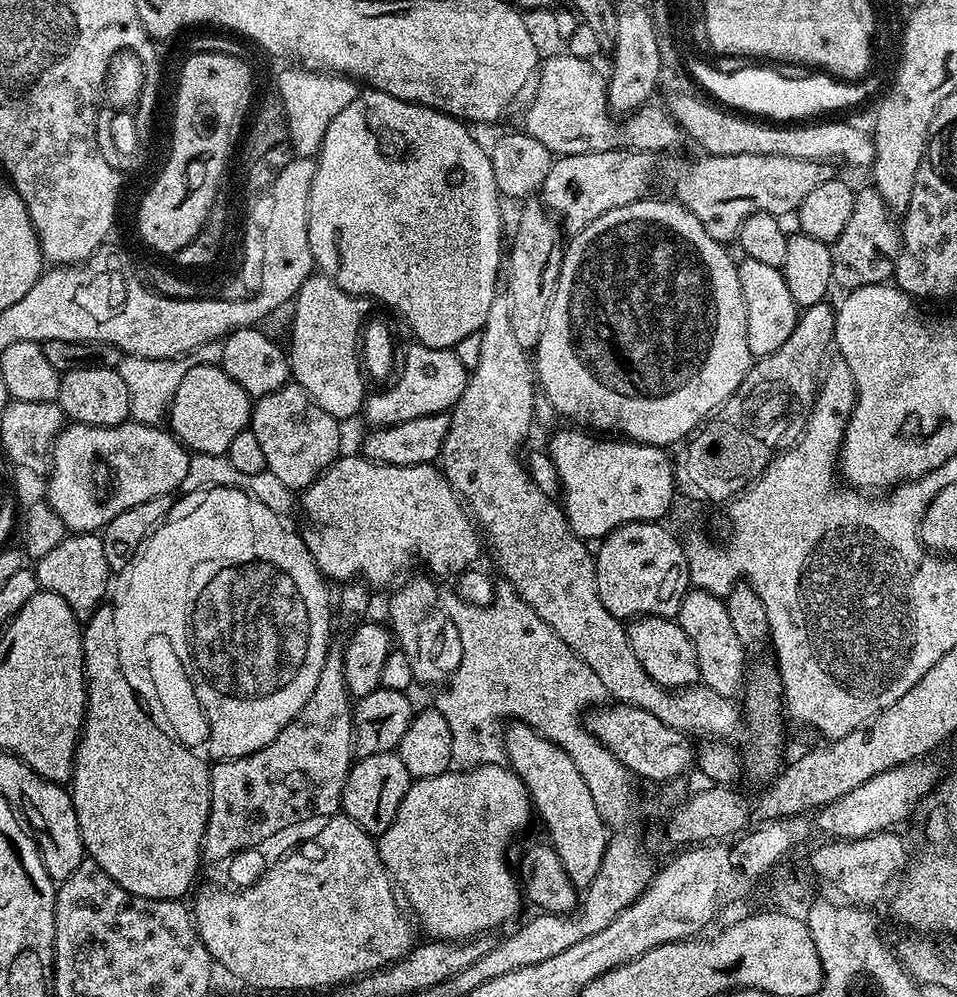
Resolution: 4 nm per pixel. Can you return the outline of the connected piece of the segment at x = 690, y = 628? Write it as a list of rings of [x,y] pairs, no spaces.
[[[692,588],[682,598],[682,606],[676,611],[674,619],[682,626],[682,630],[686,630],[686,638],[690,638],[690,642],[694,642],[694,650],[698,650],[699,683],[705,684],[710,690],[718,690],[718,694],[722,694],[728,700],[736,700],[744,691],[746,649],[740,644],[739,638],[734,632],[725,601],[713,592],[707,592],[704,588]]]

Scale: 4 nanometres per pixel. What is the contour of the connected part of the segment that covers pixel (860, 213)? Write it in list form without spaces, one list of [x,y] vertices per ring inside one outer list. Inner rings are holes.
[[[871,186],[855,189],[854,208],[846,221],[842,234],[831,244],[832,278],[844,290],[883,284],[893,275],[894,261],[900,253],[901,225],[896,224],[891,208],[882,202],[878,190]]]

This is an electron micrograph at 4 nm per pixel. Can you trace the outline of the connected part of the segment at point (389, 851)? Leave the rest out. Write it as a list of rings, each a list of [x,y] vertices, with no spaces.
[[[480,764],[477,768],[449,770],[434,778],[413,780],[406,798],[402,798],[402,806],[398,806],[398,814],[394,814],[394,822],[378,837],[378,847],[380,861],[392,877],[393,885],[402,893],[406,904],[408,899],[411,915],[418,924],[420,919],[431,939],[459,942],[480,938],[519,914],[522,888],[513,869],[512,872],[508,869],[504,851],[533,816],[526,786],[504,764]]]

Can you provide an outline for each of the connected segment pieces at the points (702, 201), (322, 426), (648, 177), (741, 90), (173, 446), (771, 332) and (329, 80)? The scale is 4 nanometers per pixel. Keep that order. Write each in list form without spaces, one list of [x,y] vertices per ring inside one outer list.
[[[738,154],[737,156],[701,155],[701,160],[693,162],[689,168],[684,168],[676,176],[676,193],[674,199],[677,204],[690,210],[698,222],[704,224],[706,234],[714,238],[719,244],[727,245],[728,240],[735,241],[740,235],[740,228],[744,220],[750,218],[754,212],[765,212],[777,218],[784,218],[787,212],[795,213],[806,194],[810,190],[818,190],[822,182],[833,179],[833,165],[822,160],[807,160],[806,158],[786,158],[782,154]]]
[[[283,384],[274,394],[259,397],[252,406],[250,427],[258,438],[266,457],[266,471],[286,482],[293,490],[310,487],[315,480],[341,455],[341,421],[336,420],[322,406],[315,404],[299,384]]]
[[[631,150],[556,156],[550,166],[550,174],[546,174],[542,189],[543,203],[553,217],[559,220],[560,216],[559,223],[565,233],[581,232],[590,226],[590,222],[594,222],[594,218],[606,214],[606,210],[645,199],[649,195],[648,187],[652,184],[656,160],[657,157],[651,152]]]
[[[690,56],[685,59],[684,70],[710,94],[717,103],[727,109],[765,118],[774,122],[800,122],[817,116],[822,112],[832,112],[854,106],[872,95],[878,88],[879,80],[867,75],[863,80],[853,83],[840,83],[826,78],[821,72],[813,72],[801,79],[794,79],[790,74],[775,74],[765,68],[750,67],[739,73],[724,74],[714,70],[705,59]]]
[[[72,422],[60,431],[52,444],[52,481],[48,484],[46,499],[62,518],[65,529],[76,534],[96,534],[114,518],[118,518],[122,510],[130,510],[130,506],[139,506],[150,498],[175,493],[182,478],[186,478],[189,459],[189,449],[171,431],[155,424],[125,422],[118,426],[86,426]]]
[[[744,256],[737,263],[738,286],[742,286],[742,298],[746,306],[746,346],[754,358],[774,354],[790,334],[794,334],[798,323],[798,306],[790,298],[786,278],[780,268],[767,265],[756,258]]]
[[[288,66],[276,80],[275,91],[282,98],[284,113],[288,119],[287,143],[292,144],[296,156],[315,157],[324,141],[330,122],[340,120],[358,95],[358,88],[347,76],[331,72],[311,72],[309,68]]]

